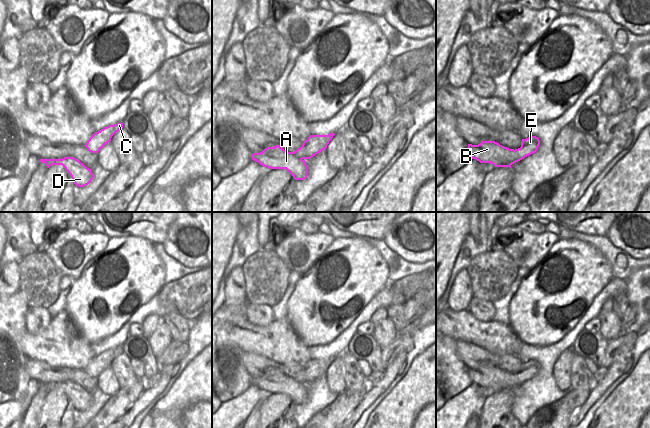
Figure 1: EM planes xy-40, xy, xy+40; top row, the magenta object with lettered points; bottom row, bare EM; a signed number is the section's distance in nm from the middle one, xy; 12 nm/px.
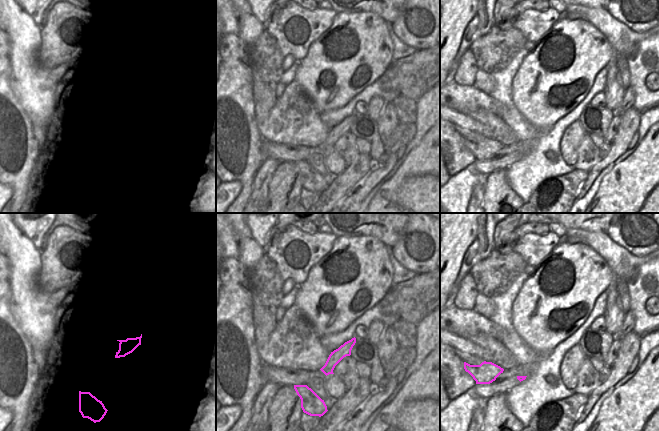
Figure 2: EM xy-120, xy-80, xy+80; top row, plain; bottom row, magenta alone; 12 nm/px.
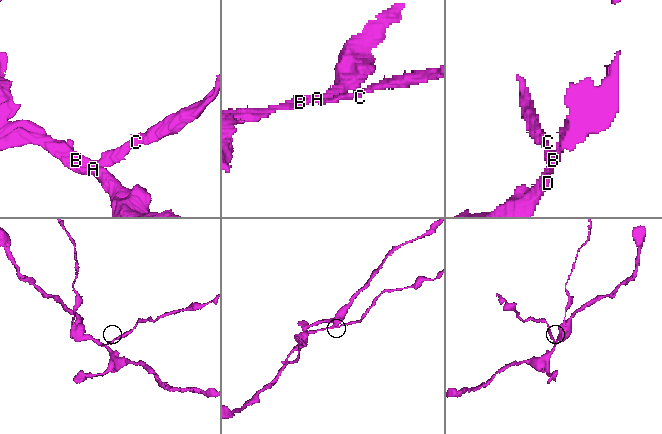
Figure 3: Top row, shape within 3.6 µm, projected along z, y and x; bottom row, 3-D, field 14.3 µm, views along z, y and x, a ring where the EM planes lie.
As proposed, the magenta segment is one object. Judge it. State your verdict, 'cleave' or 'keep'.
cleave

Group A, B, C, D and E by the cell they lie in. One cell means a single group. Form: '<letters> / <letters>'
A B D / C E

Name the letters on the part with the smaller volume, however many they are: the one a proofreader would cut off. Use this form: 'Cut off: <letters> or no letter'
Cut off: C, E

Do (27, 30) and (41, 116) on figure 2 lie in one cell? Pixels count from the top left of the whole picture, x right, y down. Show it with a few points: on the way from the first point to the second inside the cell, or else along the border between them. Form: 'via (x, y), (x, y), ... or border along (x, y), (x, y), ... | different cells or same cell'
via (27, 51), (27, 76), (35, 88), (36, 95) | same cell

